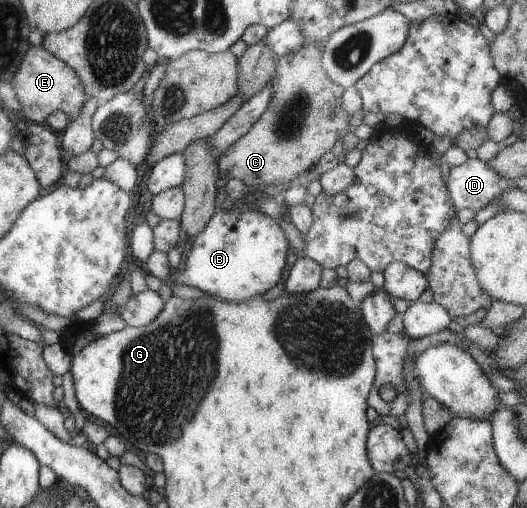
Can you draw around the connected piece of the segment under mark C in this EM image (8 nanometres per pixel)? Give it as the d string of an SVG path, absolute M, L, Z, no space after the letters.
M320 39L315 43L310 43L309 45L302 45L300 48L292 51L290 54L282 55L276 59L275 73L273 74L273 81L271 82L271 95L269 101L267 102L267 108L262 111L262 114L258 117L258 120L243 134L235 140L220 156L216 162L216 172L218 177L227 180L228 178L236 178L240 180L242 184L246 186L257 187L257 184L275 184L281 188L284 188L286 182L290 182L298 176L298 174L304 172L311 168L312 165L325 153L330 151L332 146L336 144L337 140L342 139L345 134L352 132L352 128L348 121L350 116L348 116L342 107L340 107L340 95L344 92L344 89L335 82L330 80L330 77L325 73L324 67L321 63L321 54L323 46L325 45L326 39Z

